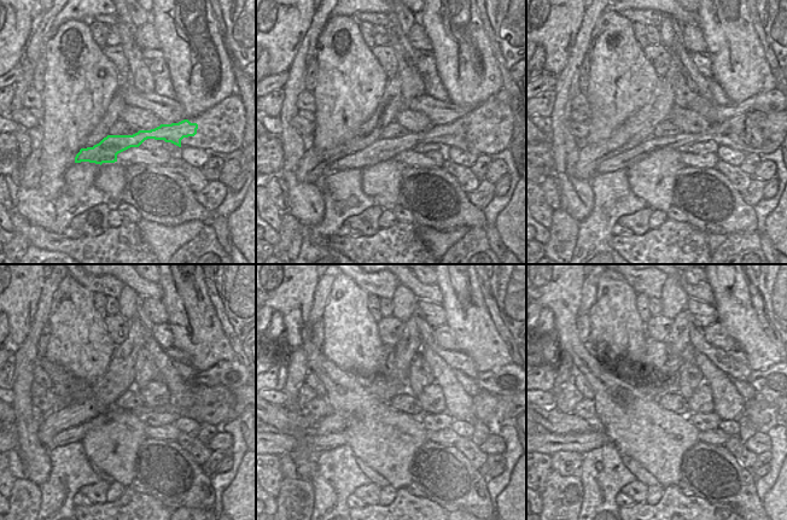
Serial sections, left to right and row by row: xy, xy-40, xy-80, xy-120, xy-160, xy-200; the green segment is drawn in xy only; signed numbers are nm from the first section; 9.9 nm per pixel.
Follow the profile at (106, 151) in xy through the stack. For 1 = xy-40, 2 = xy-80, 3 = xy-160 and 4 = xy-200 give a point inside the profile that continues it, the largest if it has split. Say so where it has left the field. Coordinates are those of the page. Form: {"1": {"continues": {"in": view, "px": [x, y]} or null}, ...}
{"1": {"continues": {"in": "xy-40", "px": [380, 150]}}, "2": {"continues": {"in": "xy-80", "px": [716, 133]}}, "3": {"continues": {"in": "xy-160", "px": [316, 443]}}, "4": {"continues": {"in": "xy-200", "px": [551, 443]}}}

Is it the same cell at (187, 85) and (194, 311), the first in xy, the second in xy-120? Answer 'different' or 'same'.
same

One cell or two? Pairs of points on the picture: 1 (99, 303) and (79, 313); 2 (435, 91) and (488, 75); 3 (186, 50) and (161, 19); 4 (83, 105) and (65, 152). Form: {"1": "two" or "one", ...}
{"1": "two", "2": "two", "3": "one", "4": "one"}

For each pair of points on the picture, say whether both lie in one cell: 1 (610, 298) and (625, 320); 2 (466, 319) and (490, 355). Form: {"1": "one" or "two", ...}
{"1": "one", "2": "one"}

